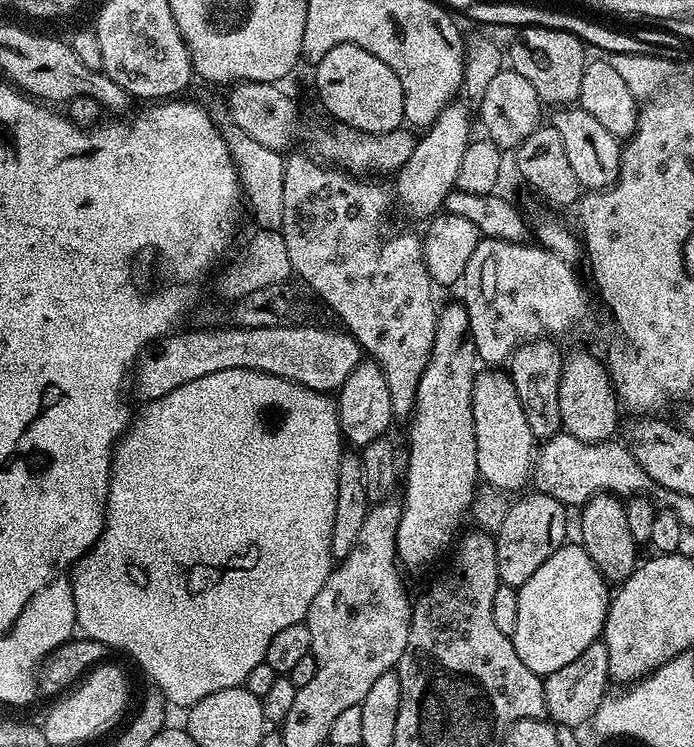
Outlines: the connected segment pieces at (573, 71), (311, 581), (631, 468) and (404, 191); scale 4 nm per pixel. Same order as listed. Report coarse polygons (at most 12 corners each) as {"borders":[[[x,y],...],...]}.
{"borders":[[[521,27],[511,71],[545,105],[580,99],[586,45],[573,33]],[[337,401],[143,405],[70,572],[169,705],[239,688],[334,567]],[[557,434],[534,456],[535,491],[565,506],[647,493],[646,470],[615,439]],[[447,104],[395,173],[394,196],[432,218],[456,188],[474,116]]]}

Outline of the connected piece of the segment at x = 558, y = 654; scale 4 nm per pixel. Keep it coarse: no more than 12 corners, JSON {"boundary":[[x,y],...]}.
{"boundary":[[565,543],[518,589],[518,658],[546,677],[604,631],[610,588]]}

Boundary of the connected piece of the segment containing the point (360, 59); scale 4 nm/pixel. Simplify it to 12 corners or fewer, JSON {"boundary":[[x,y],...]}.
{"boundary":[[362,46],[315,65],[333,121],[359,132],[405,123],[402,82]]}

